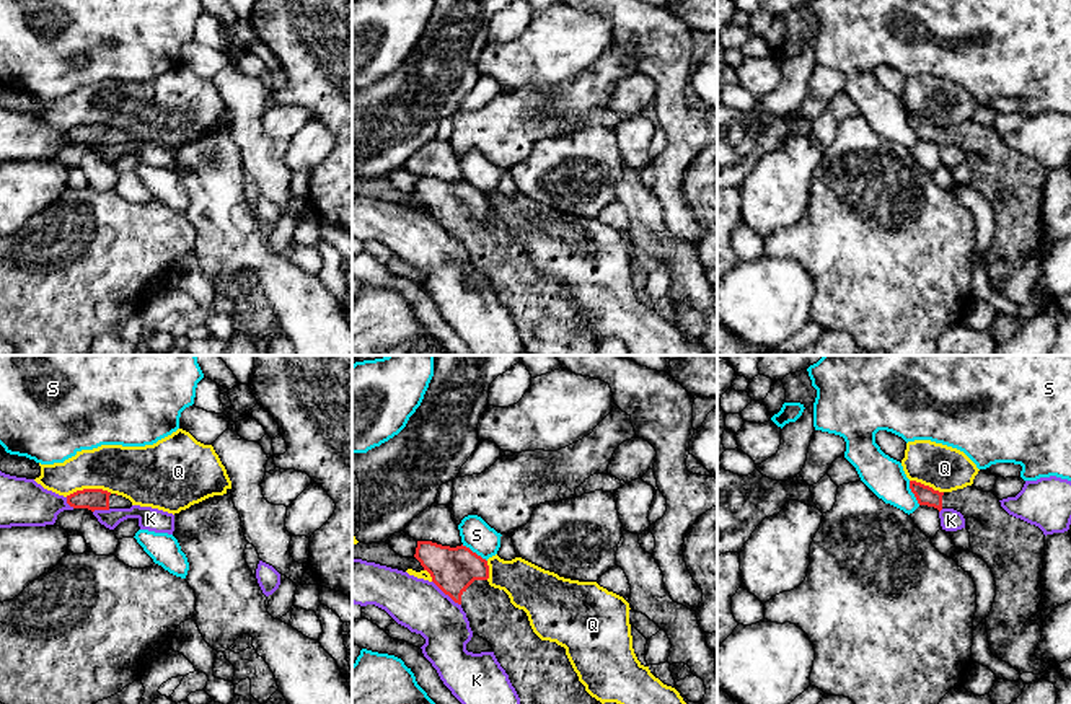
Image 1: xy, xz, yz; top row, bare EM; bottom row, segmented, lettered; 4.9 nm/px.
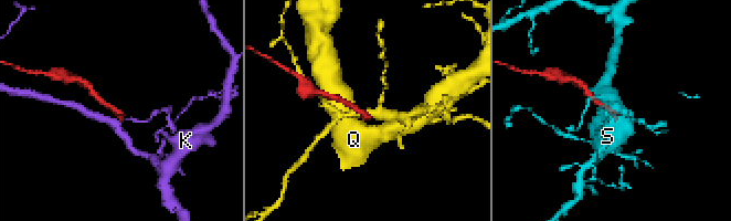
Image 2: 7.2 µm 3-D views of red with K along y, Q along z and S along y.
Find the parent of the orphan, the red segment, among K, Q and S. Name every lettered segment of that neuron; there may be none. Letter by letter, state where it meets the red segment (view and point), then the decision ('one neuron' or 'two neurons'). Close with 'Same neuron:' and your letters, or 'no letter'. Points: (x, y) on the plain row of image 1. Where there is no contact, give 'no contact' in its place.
K: xz (447, 228) | two neurons
Q: xy (88, 124) | two neurons
S: xz (475, 188) | two neurons
Same neuron: no letter

